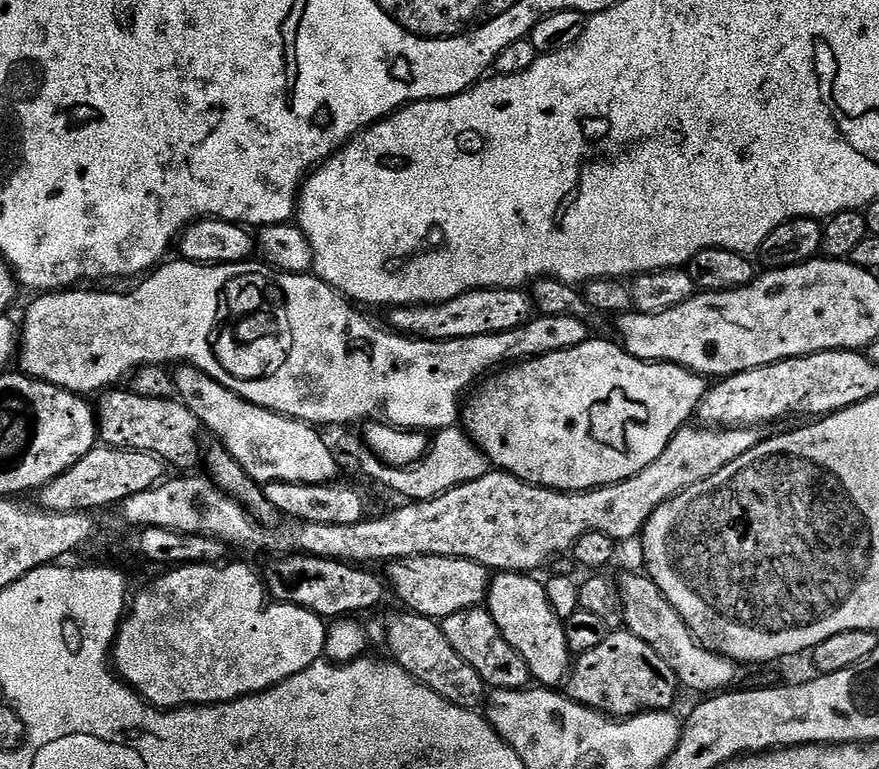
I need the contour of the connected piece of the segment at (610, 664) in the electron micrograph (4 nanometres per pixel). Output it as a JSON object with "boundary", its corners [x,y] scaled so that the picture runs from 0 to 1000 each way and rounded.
{"boundary":[[[713,819],[693,821],[689,835],[676,840],[676,845],[667,845],[667,850],[655,853],[651,873],[644,886],[644,902],[653,913],[667,917],[668,921],[679,921],[689,931],[697,934],[713,934],[724,931],[727,926],[753,926],[766,919],[769,910],[769,895],[771,886],[769,874],[739,840],[739,835],[730,835],[720,822]]]}

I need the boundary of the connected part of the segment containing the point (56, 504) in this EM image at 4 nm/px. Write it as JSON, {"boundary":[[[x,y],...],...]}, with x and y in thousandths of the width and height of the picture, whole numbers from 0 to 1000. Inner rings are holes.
{"boundary":[[[110,580],[104,583],[80,611],[66,616],[56,629],[51,629],[44,636],[43,650],[44,659],[51,661],[53,666],[98,666],[104,667],[105,661],[123,661],[126,655],[137,658],[143,648],[152,642],[162,642],[166,637],[176,635],[179,629],[188,623],[189,605],[187,599],[180,597],[175,590],[170,588],[154,588],[142,583],[125,583],[122,580]]]}

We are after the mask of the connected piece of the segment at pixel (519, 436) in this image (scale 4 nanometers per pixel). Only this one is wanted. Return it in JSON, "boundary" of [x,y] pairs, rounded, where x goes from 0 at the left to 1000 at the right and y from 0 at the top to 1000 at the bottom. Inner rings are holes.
{"boundary":[[[670,440],[664,446],[638,458],[620,458],[617,463],[587,471],[584,479],[577,479],[569,481],[575,484],[565,482],[556,488],[536,511],[537,521],[534,523],[532,531],[530,525],[526,536],[526,555],[537,568],[537,573],[555,593],[561,610],[579,614],[581,619],[588,619],[589,623],[597,624],[600,629],[611,629],[614,635],[629,635],[631,640],[669,640],[672,635],[687,635],[692,629],[702,629],[712,622],[721,622],[721,616],[735,611],[735,606],[739,606],[739,601],[744,601],[744,596],[749,596],[753,585],[758,585],[758,580],[765,573],[771,558],[779,555],[786,547],[783,546],[786,541],[788,545],[793,540],[799,518],[807,506],[802,490],[794,489],[782,479],[770,473],[727,468],[725,463],[718,463],[709,451],[700,453],[694,443],[677,442],[677,440]]]}

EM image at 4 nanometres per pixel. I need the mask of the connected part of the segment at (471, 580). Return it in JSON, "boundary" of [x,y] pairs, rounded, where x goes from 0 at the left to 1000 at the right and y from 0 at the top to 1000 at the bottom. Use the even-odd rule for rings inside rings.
{"boundary":[[[468,723],[440,735],[439,754],[461,792],[497,809],[521,793],[547,789],[555,778],[556,740],[538,728],[511,723]]]}

